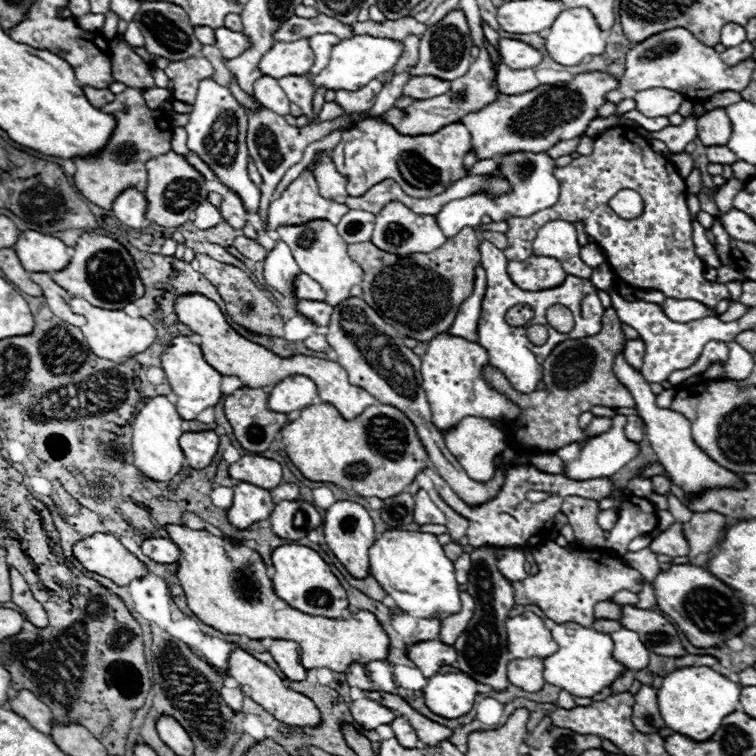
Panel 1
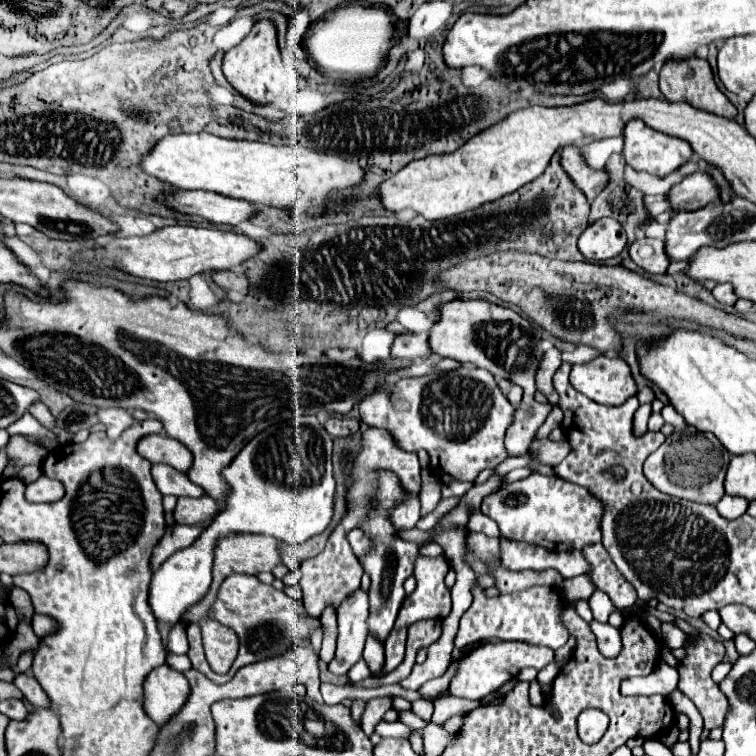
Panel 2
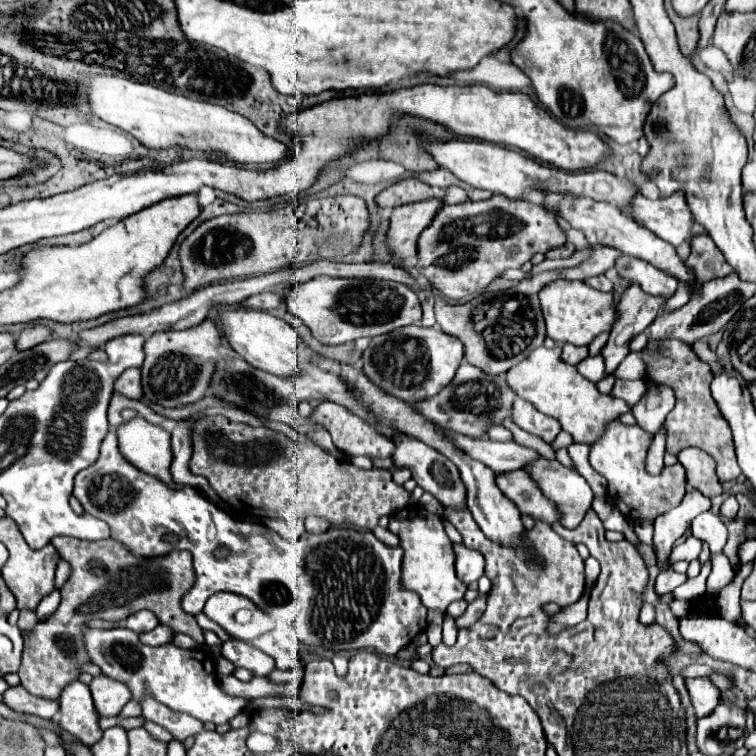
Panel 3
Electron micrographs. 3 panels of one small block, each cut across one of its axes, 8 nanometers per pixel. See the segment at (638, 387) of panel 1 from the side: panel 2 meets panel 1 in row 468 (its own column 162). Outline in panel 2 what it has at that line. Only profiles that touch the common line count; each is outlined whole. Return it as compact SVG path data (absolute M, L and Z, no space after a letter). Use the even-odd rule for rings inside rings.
M164 664L148 674L144 682L144 694L146 694L144 710L158 726L164 726L186 704L190 684L184 674Z

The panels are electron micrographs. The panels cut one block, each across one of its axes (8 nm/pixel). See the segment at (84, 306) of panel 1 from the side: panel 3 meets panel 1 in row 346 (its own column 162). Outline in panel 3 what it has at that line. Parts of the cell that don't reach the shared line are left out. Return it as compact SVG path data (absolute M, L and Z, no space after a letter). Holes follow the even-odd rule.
M86 76L84 84L88 86L88 104L92 112L104 122L130 132L148 148L182 146L214 152L236 164L280 162L288 156L288 148L282 142L264 136L248 118L226 110L224 106L190 100L152 84L140 84L116 76Z

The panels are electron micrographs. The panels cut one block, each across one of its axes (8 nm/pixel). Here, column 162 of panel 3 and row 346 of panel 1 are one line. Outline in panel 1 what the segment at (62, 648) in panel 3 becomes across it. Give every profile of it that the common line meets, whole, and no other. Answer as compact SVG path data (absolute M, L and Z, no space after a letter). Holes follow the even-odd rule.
M608 308L602 316L602 332L588 338L564 340L560 342L550 354L550 378L552 384L546 390L534 390L530 394L516 392L506 376L492 366L482 368L482 376L490 388L504 394L510 402L520 408L520 416L514 421L508 421L508 432L522 449L532 449L537 452L556 452L558 448L584 440L594 438L602 432L612 428L612 418L596 416L586 430L578 426L578 418L582 412L588 412L592 406L620 406L620 408L634 408L636 402L628 388L614 374L614 360L624 350L626 336L622 332L622 322L616 316L614 308Z

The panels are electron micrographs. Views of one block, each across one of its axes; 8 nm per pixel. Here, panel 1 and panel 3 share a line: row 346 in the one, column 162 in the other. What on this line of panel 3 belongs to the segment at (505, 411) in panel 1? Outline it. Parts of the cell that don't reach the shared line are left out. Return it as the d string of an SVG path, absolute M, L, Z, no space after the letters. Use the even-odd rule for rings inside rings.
M136 416L118 426L116 434L120 452L130 464L154 478L160 478L160 482L168 484L168 488L182 488L180 484L174 484L170 476L170 432L166 432L162 426L146 422L142 416Z

